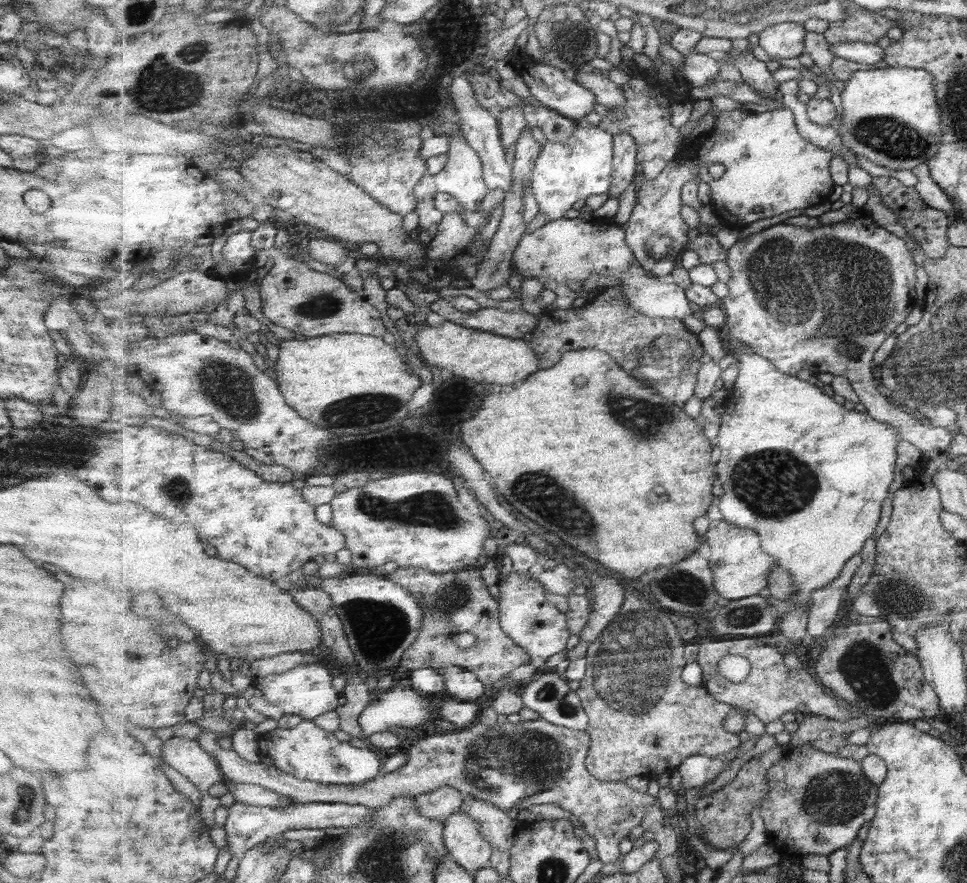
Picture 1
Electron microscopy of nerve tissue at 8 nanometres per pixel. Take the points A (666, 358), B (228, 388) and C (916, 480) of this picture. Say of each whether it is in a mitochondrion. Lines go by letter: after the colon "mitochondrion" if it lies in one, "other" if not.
A: mitochondrion
B: mitochondrion
C: other

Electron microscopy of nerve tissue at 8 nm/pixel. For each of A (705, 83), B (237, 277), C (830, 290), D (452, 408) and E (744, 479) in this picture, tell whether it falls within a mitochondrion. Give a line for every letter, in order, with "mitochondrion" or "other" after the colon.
A: other
B: other
C: mitochondrion
D: other
E: mitochondrion

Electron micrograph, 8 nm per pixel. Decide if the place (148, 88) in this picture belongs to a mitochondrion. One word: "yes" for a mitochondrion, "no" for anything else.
yes

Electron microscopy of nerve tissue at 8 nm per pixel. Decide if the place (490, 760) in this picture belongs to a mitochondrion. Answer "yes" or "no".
yes

